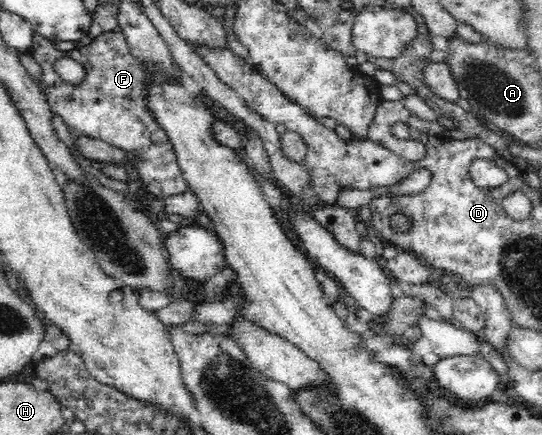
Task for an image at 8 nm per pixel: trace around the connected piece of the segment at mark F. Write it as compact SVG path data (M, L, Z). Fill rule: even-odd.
M112 30L97 35L92 41L72 51L58 51L49 39L38 33L32 35L32 47L29 54L42 67L43 77L39 90L48 97L48 106L52 113L58 113L68 129L77 129L82 136L100 139L111 146L142 159L143 180L139 184L149 187L150 193L158 198L181 195L189 188L183 173L177 164L177 154L166 132L158 126L157 117L149 107L150 86L153 76L132 56L129 45L122 32ZM63 57L84 66L86 79L80 85L71 85L60 78L54 65Z

